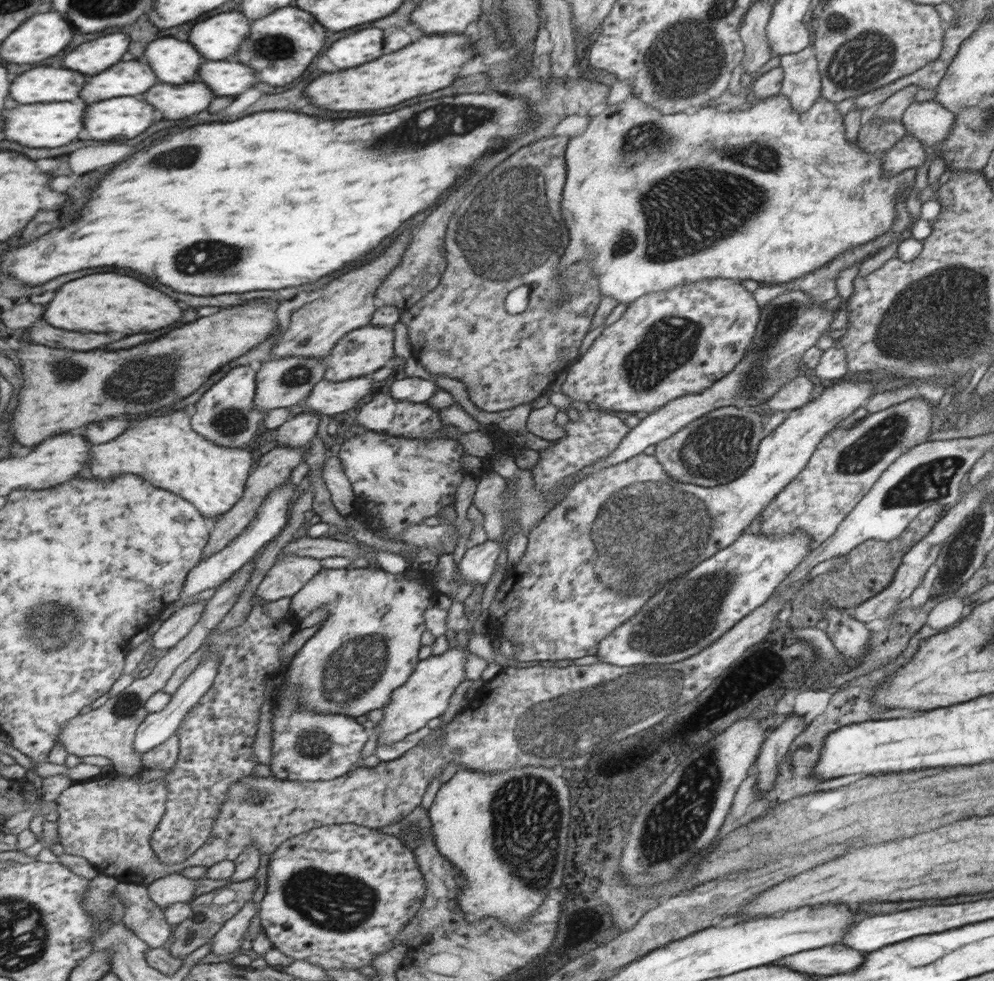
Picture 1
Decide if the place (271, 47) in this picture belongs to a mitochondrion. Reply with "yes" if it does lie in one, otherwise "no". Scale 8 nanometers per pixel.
yes

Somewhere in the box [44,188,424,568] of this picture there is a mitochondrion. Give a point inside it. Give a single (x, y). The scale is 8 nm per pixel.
(148, 380)

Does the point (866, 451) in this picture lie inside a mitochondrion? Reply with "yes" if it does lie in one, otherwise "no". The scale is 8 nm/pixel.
yes

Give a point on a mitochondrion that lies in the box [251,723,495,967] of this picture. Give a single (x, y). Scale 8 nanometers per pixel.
(336, 901)

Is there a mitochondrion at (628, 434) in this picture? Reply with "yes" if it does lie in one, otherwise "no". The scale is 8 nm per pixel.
no

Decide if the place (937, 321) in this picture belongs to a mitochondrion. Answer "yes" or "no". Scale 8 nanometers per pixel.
yes

